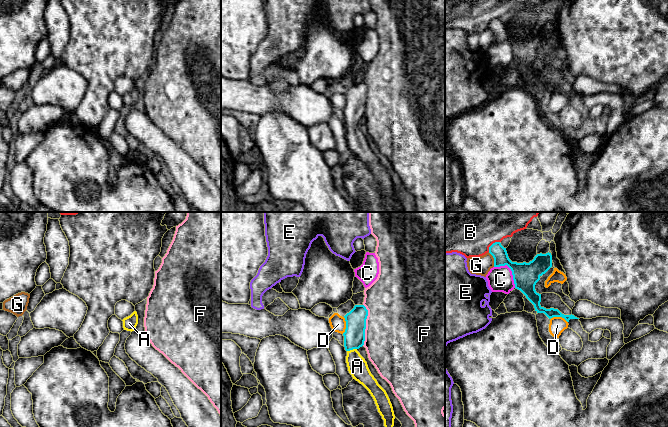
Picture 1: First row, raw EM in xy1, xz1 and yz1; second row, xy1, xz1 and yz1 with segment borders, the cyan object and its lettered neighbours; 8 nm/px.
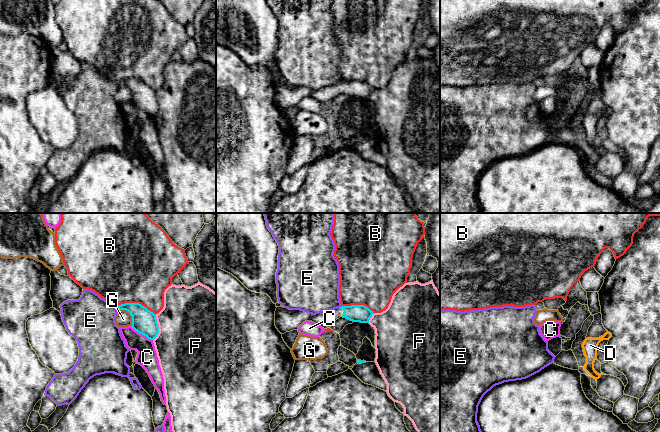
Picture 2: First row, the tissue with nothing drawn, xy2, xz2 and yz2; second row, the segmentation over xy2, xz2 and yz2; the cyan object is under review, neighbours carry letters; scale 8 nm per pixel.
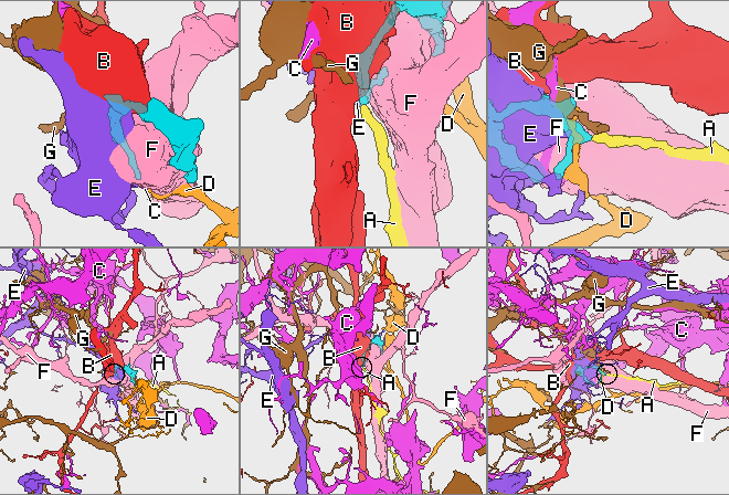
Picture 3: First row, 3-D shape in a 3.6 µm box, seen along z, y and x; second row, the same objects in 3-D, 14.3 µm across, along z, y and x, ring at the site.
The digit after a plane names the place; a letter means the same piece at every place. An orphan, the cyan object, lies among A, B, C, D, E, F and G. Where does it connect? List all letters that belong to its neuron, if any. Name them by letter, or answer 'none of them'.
A

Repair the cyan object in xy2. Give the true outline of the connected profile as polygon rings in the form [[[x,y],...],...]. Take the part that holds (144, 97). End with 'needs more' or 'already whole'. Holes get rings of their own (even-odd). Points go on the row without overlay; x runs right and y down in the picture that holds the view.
[[[125,79],[115,81],[119,86],[126,86],[132,92],[132,104],[138,109],[146,112],[150,116],[154,116],[158,109],[159,103],[156,90],[148,86],[139,79]]] | already whole

